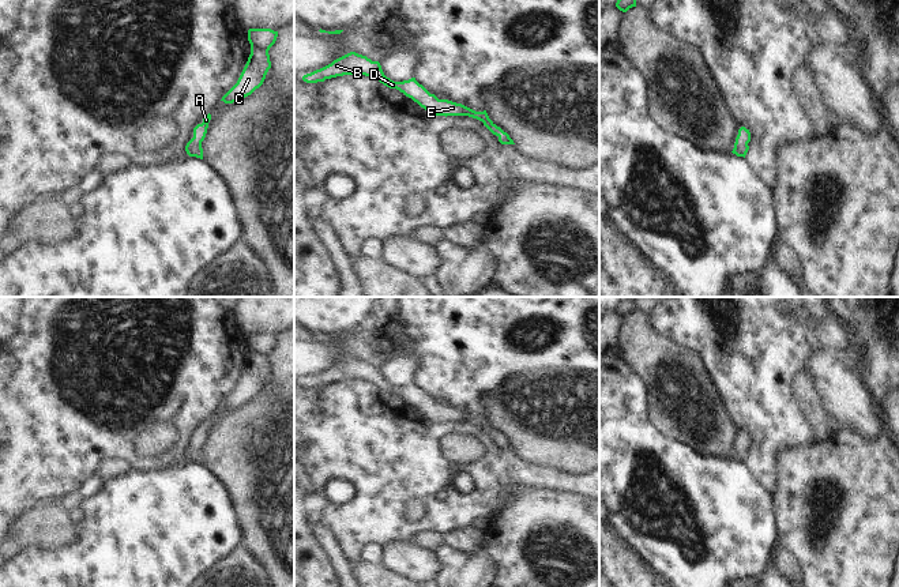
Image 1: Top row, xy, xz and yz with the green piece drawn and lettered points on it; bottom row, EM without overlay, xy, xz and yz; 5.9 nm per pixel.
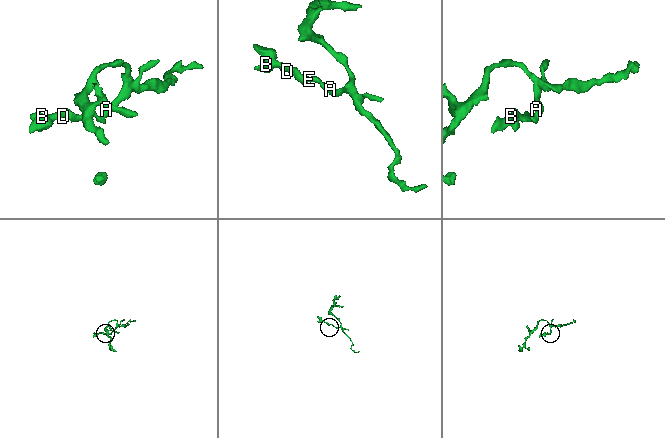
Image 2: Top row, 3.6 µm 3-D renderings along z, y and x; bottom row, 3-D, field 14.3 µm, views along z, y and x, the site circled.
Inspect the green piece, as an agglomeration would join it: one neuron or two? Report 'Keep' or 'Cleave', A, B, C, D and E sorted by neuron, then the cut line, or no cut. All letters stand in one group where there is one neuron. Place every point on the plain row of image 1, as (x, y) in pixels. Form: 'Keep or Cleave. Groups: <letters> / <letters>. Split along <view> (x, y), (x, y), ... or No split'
Keep. Groups: A B C D E. No split

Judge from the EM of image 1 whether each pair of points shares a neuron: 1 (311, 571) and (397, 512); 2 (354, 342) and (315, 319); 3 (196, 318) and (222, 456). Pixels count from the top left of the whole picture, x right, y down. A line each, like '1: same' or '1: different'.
1: different
2: different
3: different

